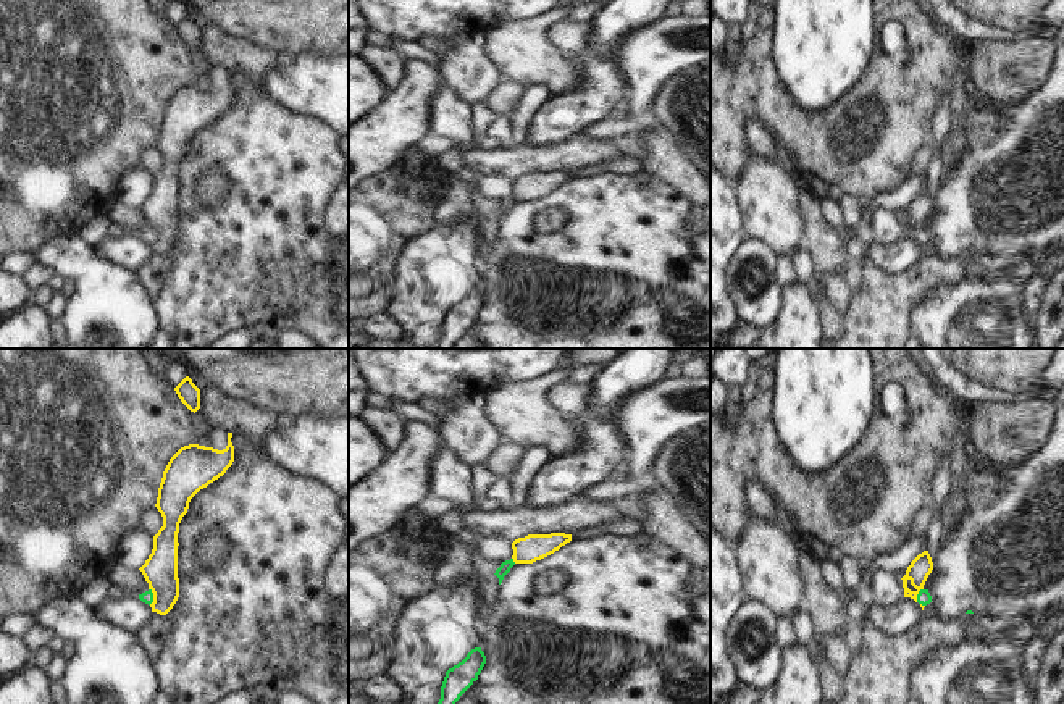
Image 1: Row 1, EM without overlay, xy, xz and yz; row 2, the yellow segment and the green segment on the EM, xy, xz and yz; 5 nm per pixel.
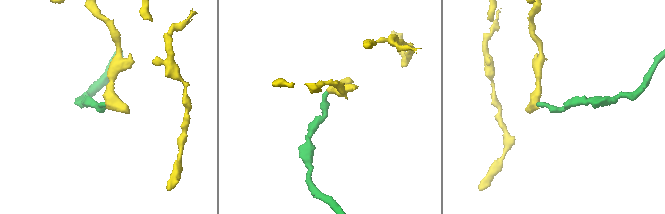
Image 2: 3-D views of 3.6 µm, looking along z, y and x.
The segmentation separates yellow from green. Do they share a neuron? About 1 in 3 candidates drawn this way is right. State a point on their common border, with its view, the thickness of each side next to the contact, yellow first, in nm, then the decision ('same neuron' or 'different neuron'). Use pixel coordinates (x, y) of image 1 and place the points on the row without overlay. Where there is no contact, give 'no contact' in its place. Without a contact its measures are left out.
contact xy (154, 234); calibres 180 and 60 nm; different neuron

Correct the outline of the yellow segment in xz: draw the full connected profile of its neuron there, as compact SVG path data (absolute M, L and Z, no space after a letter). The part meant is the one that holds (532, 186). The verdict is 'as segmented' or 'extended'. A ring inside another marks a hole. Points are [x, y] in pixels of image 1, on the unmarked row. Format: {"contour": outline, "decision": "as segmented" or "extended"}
{"contour": "M565 171L528 173L512 181L512 197L515 202L533 202L554 192L570 179L572 173Z", "decision": "as segmented"}

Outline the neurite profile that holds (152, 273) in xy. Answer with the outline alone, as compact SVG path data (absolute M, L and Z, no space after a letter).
M152 254L136 271L139 274L139 281L145 286L149 294L155 297L170 270L170 257L166 254Z

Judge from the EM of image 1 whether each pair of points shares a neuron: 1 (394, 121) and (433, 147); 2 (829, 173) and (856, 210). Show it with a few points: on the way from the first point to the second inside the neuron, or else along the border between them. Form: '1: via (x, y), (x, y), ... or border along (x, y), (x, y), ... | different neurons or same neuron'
1: border along (428, 133), (412, 146) | different neurons
2: border along (840, 199), (848, 192), (856, 192), (866, 201) | different neurons

